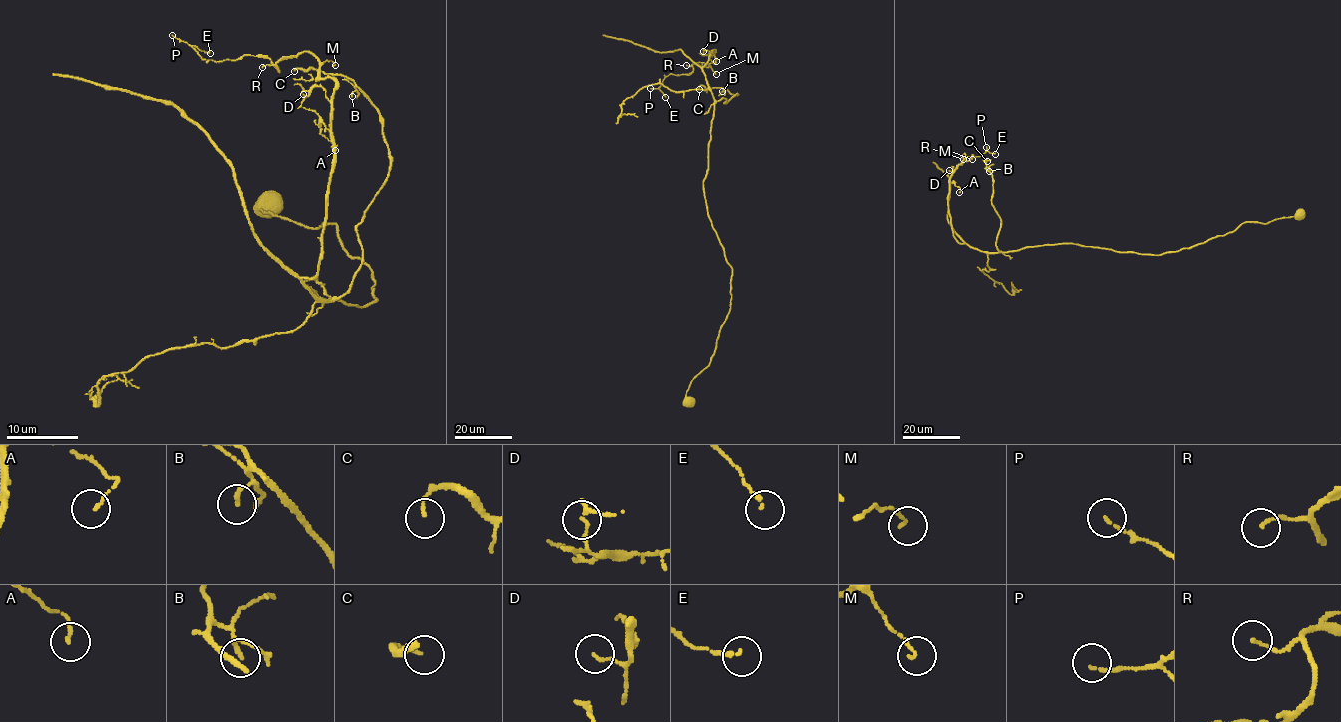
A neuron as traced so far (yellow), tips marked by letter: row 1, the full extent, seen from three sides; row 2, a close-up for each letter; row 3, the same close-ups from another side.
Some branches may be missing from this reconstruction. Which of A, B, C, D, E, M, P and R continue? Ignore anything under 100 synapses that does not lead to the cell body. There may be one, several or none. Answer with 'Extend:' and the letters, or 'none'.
Extend: none

